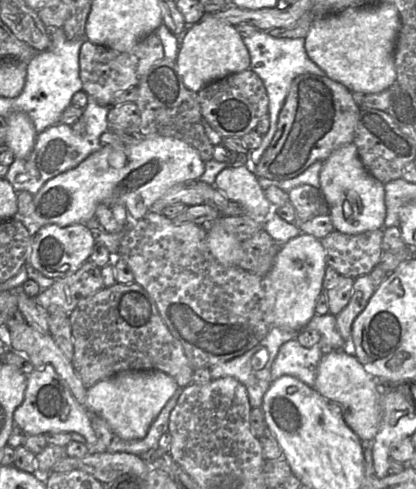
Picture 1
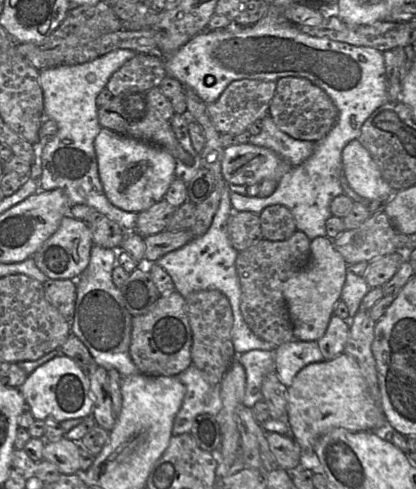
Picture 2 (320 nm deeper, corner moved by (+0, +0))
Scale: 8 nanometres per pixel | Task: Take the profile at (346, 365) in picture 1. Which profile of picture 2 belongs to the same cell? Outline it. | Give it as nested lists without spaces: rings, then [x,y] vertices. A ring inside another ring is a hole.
[[[340,354],[332,360],[323,360],[308,364],[301,369],[293,380],[287,392],[288,423],[292,436],[305,454],[314,454],[314,444],[319,437],[336,428],[345,428],[349,431],[376,431],[384,437],[388,423],[382,407],[371,397],[366,381],[354,357]]]

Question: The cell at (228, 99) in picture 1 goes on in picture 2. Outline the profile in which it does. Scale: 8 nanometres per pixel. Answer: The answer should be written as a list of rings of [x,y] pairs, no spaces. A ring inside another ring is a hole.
[[[240,79],[231,82],[216,101],[207,104],[207,111],[215,129],[219,133],[235,135],[248,130],[253,122],[262,120],[268,114],[275,90],[275,82],[255,79]]]

